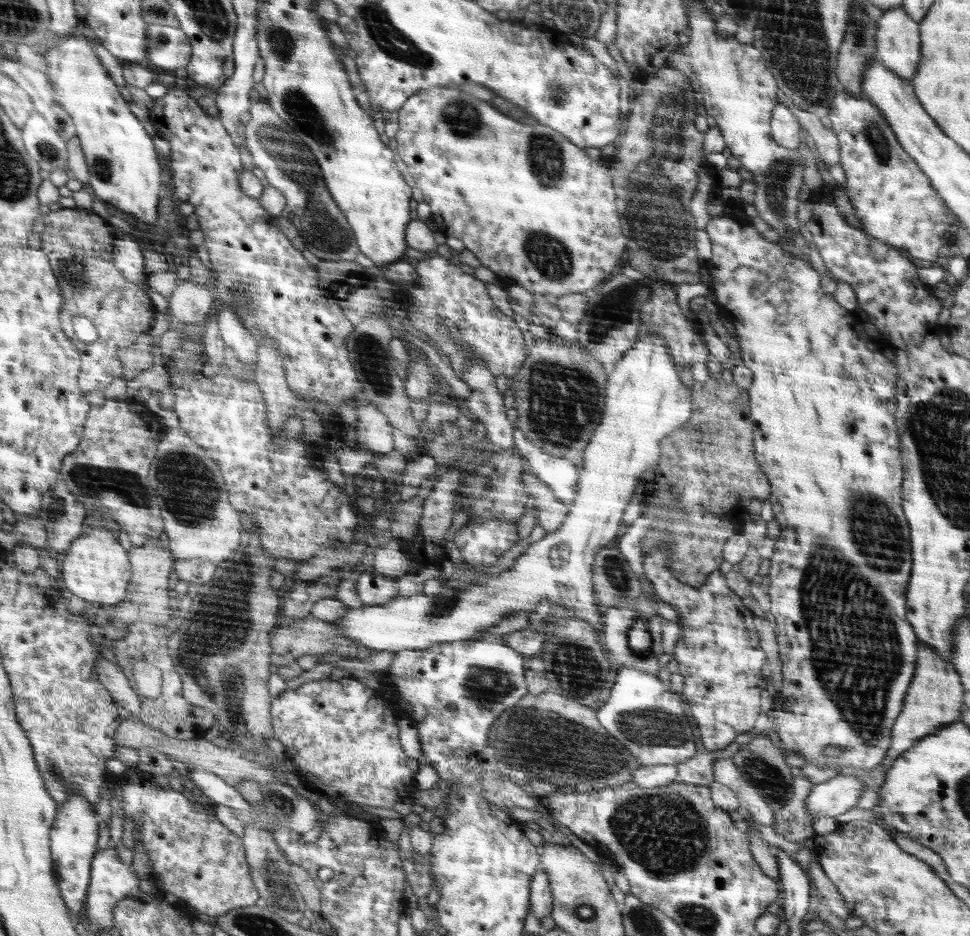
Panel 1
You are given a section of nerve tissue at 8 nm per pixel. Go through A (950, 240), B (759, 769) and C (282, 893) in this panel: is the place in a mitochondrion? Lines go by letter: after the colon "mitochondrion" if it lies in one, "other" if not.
A: other
B: mitochondrion
C: mitochondrion

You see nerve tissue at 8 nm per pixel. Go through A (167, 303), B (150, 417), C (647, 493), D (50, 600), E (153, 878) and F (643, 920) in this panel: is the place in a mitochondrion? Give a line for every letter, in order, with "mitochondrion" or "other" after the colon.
A: other
B: other
C: other
D: other
E: other
F: mitochondrion

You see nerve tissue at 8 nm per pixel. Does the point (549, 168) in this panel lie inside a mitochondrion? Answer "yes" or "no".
yes

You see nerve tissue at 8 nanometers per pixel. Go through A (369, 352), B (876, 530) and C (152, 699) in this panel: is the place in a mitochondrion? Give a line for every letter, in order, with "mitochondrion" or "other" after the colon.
A: mitochondrion
B: mitochondrion
C: other

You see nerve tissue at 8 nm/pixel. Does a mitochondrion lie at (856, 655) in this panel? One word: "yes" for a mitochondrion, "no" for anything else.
yes

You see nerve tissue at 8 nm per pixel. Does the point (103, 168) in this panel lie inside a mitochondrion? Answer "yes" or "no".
yes

